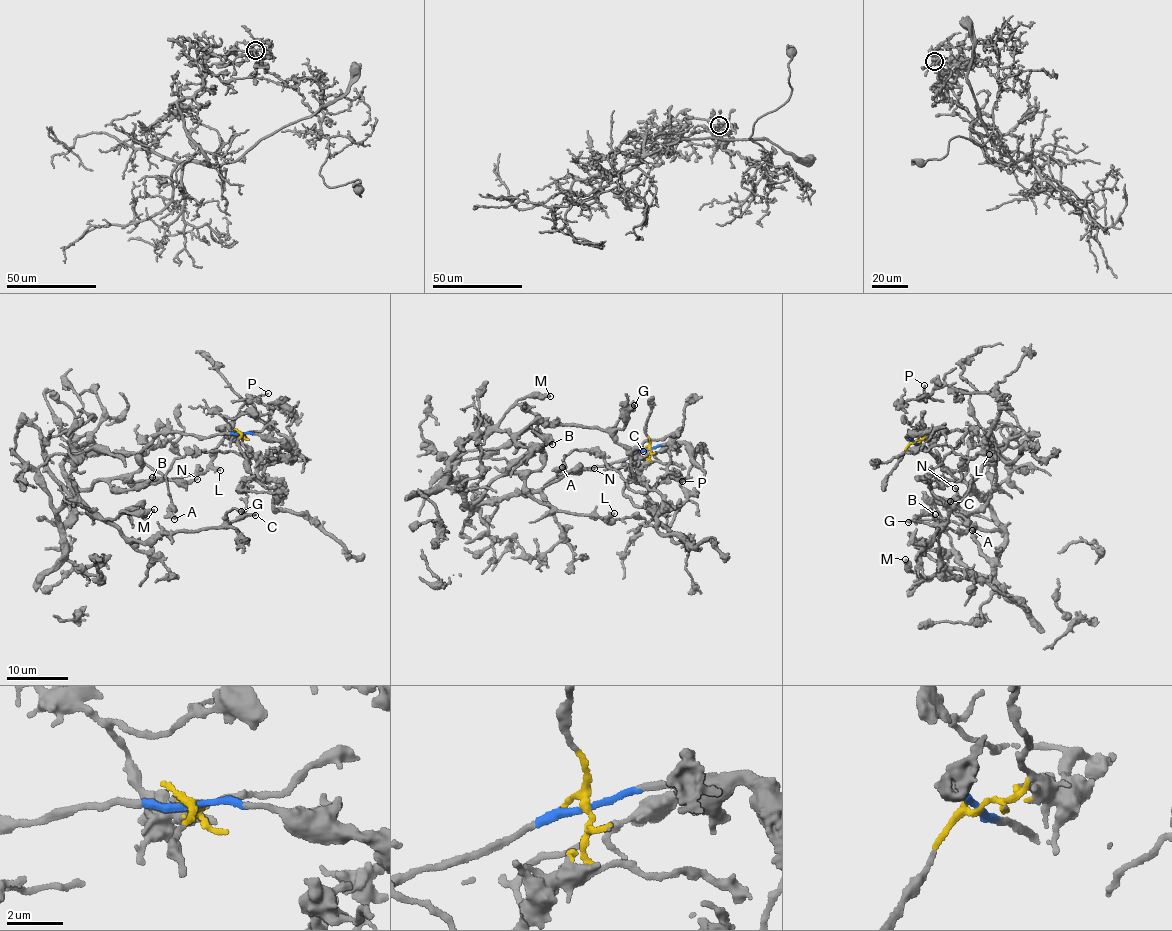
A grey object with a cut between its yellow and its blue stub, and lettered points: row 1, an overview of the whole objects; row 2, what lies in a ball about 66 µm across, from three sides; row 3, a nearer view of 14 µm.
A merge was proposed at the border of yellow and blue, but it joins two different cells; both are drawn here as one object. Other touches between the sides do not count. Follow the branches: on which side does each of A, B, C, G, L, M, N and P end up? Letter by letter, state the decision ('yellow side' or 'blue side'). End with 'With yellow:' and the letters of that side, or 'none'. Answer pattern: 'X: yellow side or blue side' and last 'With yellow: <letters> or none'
A: yellow side
B: blue side
C: blue side
G: blue side
L: blue side
M: blue side
N: blue side
P: yellow side
With yellow: A, P

